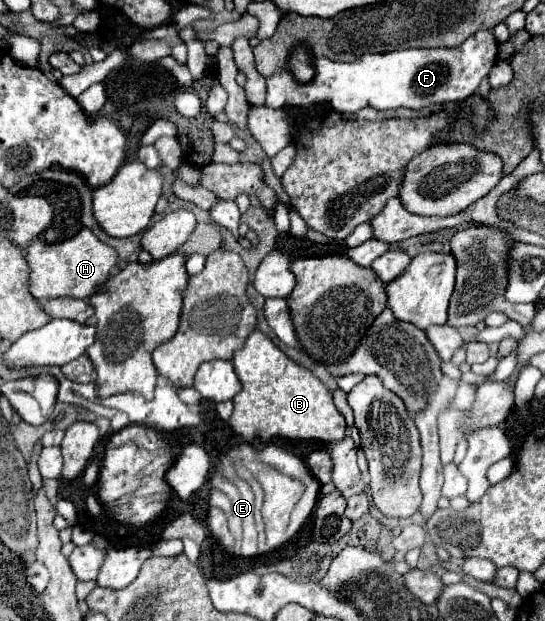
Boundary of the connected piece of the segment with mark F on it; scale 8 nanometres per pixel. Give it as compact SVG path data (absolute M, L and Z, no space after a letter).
M479 30L457 48L409 48L385 54L363 54L355 62L343 64L327 58L313 58L315 80L299 84L291 72L281 68L267 80L267 106L313 106L331 102L337 112L355 112L365 106L375 110L425 108L429 104L461 102L471 96L497 62L497 40L493 30Z

